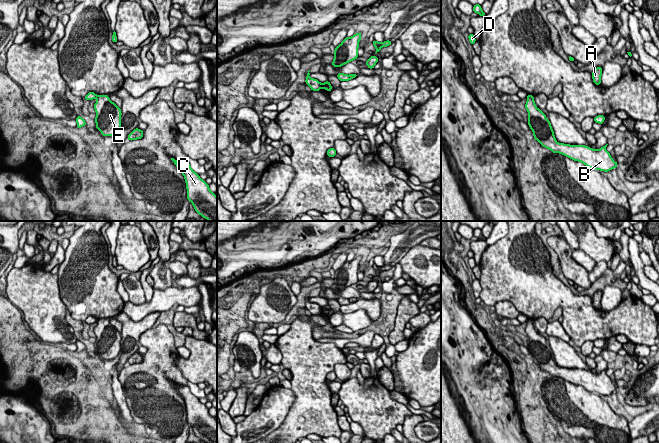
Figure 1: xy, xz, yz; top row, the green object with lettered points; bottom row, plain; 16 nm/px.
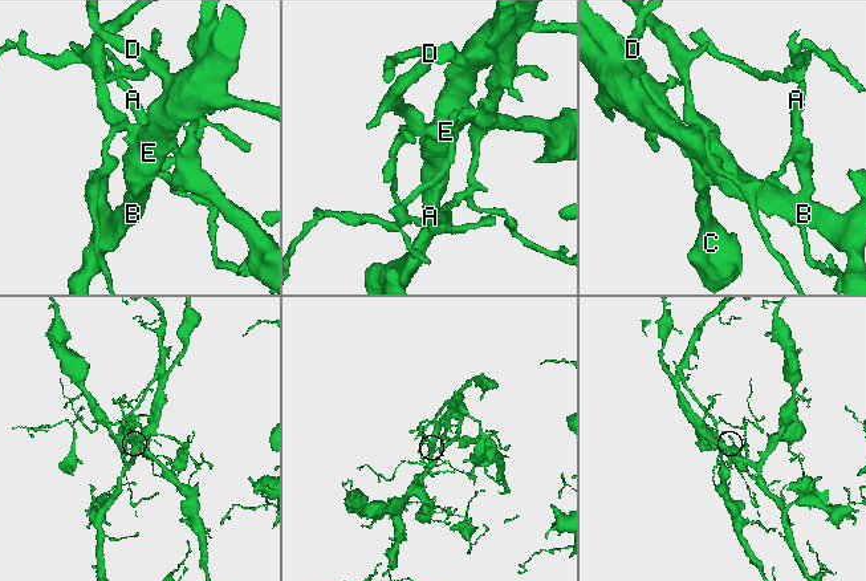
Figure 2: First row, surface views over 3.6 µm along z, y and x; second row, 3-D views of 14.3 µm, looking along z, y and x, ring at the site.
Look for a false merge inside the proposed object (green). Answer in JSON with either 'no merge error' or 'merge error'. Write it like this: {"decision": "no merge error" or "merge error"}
{"decision": "merge error"}

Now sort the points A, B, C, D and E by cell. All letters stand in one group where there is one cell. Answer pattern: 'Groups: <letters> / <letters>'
Groups: A C / B D E

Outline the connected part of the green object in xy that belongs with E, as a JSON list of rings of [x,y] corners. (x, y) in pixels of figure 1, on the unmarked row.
[[[98,319],[94,328],[96,352],[102,360],[113,360],[121,352],[121,332],[108,319]]]

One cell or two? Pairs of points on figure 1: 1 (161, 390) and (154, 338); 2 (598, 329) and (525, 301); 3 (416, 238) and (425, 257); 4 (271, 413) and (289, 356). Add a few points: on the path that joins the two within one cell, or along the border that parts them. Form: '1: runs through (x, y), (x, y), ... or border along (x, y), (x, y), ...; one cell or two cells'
1: runs through (159, 377), (159, 351); one cell
2: runs through (580, 314), (567, 301), (543, 301); one cell
3: border along (420, 243), (413, 246), (401, 259); two cells
4: border along (291, 389), (294, 395), (294, 402), (287, 412); two cells

